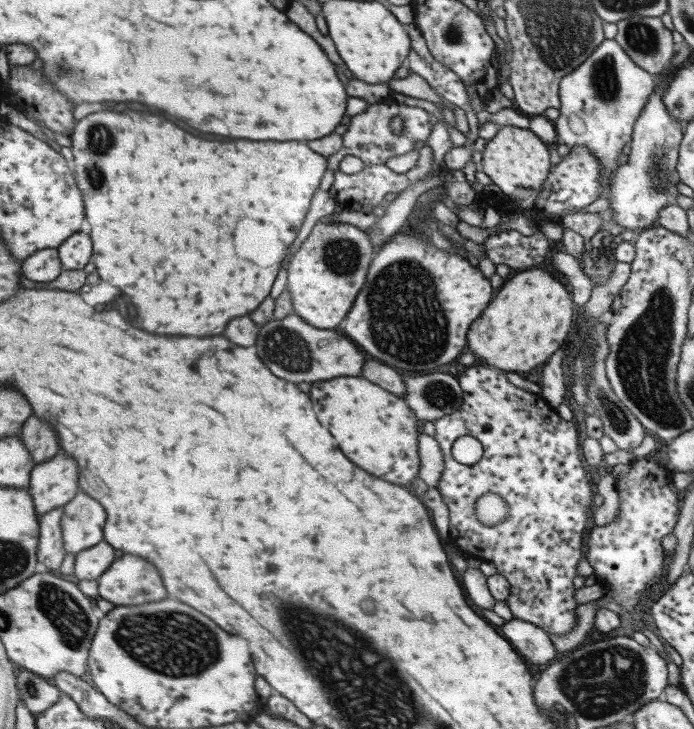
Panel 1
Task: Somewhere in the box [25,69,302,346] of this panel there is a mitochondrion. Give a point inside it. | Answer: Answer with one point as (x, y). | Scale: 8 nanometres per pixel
(96, 172)

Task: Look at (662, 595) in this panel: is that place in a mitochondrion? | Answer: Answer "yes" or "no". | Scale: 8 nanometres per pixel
no

